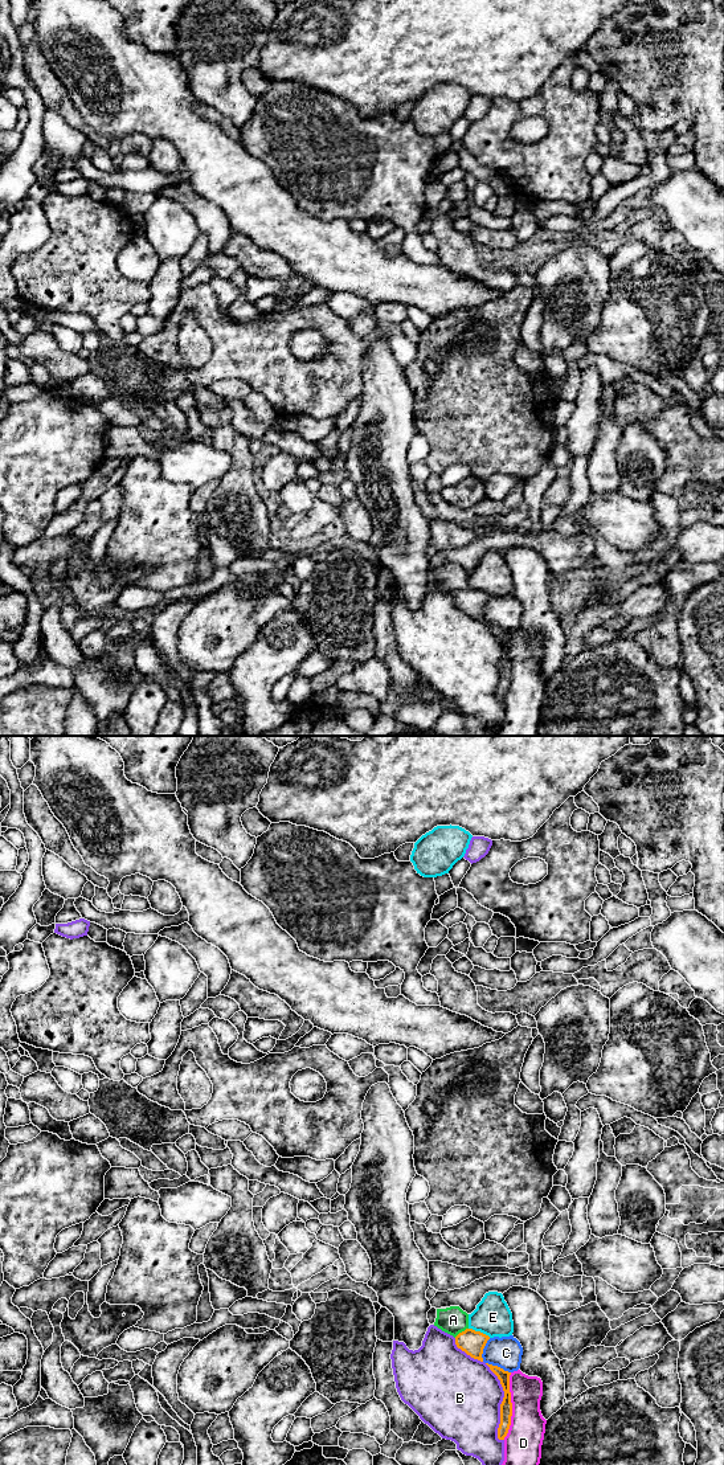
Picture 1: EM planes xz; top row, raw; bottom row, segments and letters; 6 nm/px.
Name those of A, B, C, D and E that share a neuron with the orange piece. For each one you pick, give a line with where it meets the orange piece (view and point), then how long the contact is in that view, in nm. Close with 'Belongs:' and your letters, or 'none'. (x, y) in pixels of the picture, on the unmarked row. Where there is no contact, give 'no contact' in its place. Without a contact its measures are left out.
A: xz (462, 590) | 110 nm
Belongs: A

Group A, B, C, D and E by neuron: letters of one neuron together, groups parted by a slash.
A / B / C / D / E

